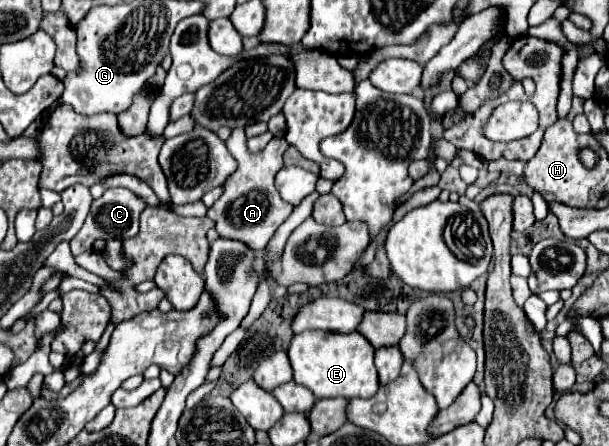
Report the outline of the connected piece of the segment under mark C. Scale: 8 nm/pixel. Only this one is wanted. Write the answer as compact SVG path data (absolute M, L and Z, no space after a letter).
M108 188L102 198L94 200L94 204L90 208L90 214L88 214L88 218L84 222L84 226L70 240L72 254L82 254L82 252L90 250L92 244L94 244L94 240L98 240L98 238L108 238L108 240L112 240L112 238L122 238L122 240L132 238L134 234L138 234L140 214L142 214L142 210L146 206L148 204L142 198L138 198L134 192L130 192L126 188Z

